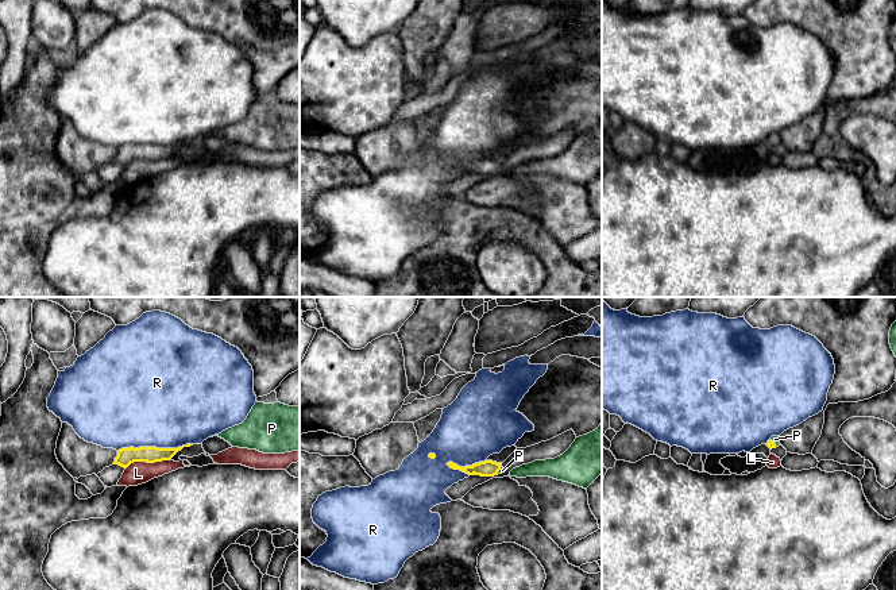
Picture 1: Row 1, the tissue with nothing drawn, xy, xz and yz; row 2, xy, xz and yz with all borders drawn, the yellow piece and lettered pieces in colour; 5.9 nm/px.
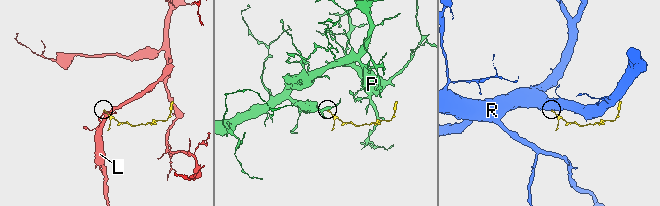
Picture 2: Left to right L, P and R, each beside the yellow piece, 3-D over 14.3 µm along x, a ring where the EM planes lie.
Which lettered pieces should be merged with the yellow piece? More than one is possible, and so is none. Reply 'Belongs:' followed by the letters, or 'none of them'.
Belongs: P

